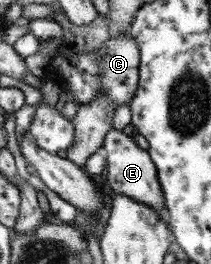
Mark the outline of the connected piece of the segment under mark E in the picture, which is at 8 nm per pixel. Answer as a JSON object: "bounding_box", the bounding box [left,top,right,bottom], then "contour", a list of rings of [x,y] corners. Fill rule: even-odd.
{"bounding_box":[103,128,168,221],"contour":[[[111,128],[106,135],[103,152],[108,161],[107,183],[110,187],[110,194],[129,196],[133,200],[147,204],[159,211],[159,214],[168,221],[168,207],[165,206],[165,195],[163,195],[161,183],[159,183],[157,167],[148,151],[139,146],[133,136]]]}

